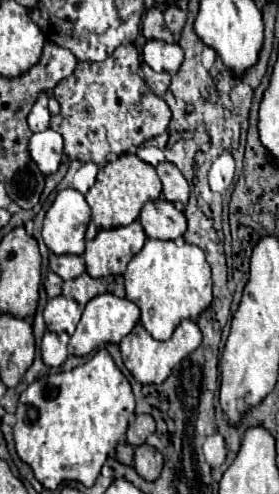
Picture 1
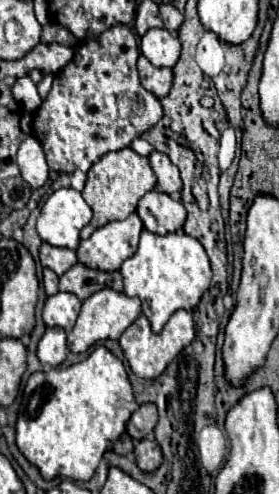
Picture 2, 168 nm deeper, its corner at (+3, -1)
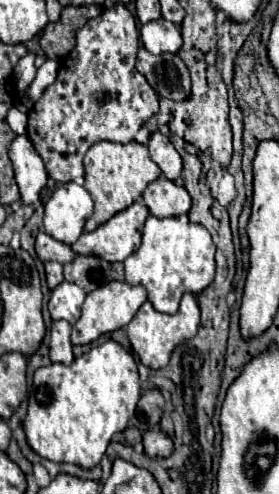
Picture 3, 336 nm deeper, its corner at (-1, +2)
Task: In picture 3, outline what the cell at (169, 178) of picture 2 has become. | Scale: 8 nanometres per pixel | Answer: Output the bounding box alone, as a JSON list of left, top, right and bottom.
[148,131,182,181]

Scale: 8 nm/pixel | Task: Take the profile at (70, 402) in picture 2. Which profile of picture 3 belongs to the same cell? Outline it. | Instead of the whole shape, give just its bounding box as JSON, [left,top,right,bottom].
[24,339,140,469]

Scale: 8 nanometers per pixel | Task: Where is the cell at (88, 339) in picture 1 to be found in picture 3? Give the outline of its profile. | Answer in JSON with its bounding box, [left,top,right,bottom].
[72,281,146,345]

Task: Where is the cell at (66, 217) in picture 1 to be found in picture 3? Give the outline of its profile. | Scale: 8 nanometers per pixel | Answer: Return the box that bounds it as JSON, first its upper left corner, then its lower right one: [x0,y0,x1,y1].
[44,185,94,243]

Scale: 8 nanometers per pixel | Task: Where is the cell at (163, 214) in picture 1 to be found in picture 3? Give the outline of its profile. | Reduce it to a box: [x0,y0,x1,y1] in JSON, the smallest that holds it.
[142,177,190,217]

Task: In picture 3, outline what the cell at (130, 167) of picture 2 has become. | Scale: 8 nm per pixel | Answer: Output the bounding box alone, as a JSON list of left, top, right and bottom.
[84,141,162,231]

